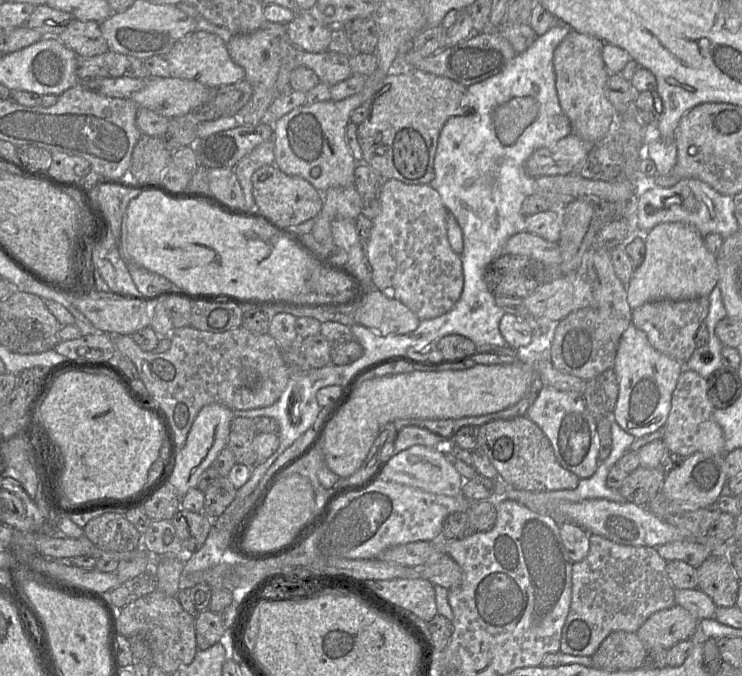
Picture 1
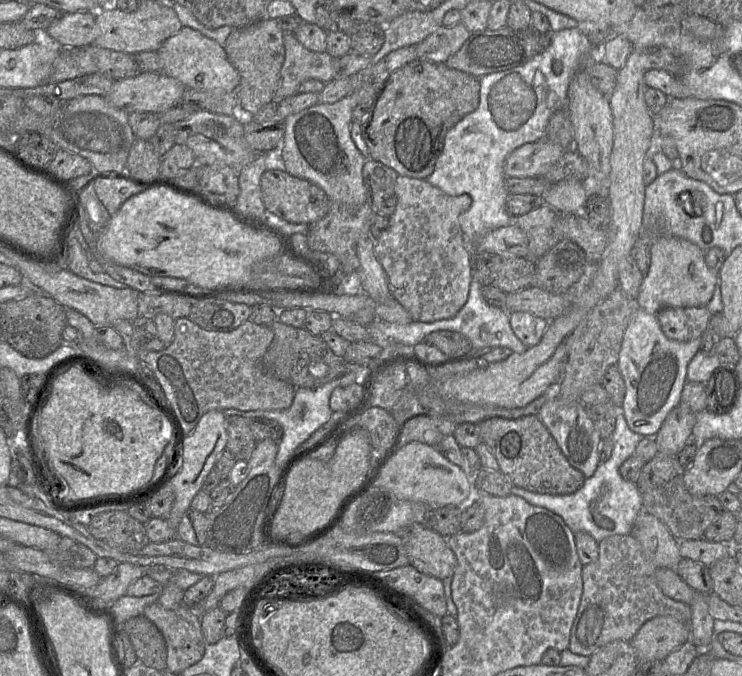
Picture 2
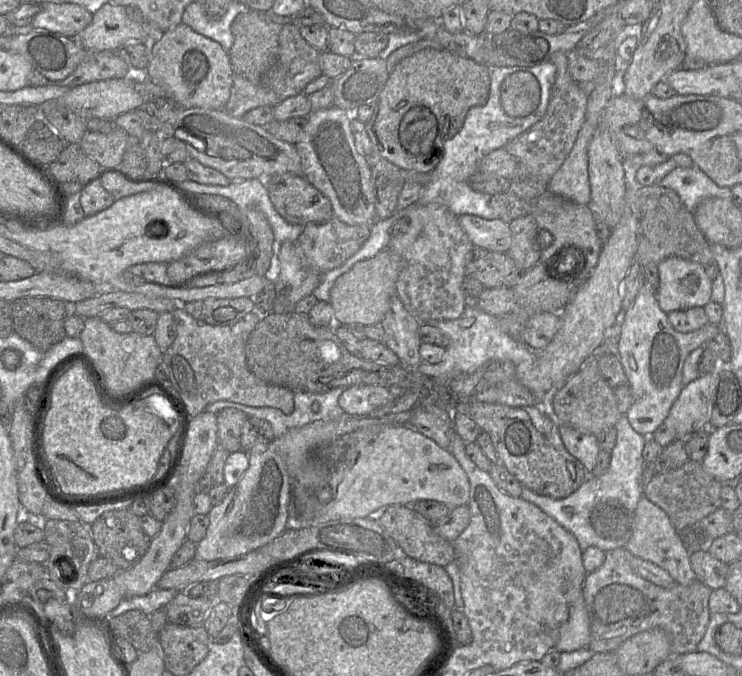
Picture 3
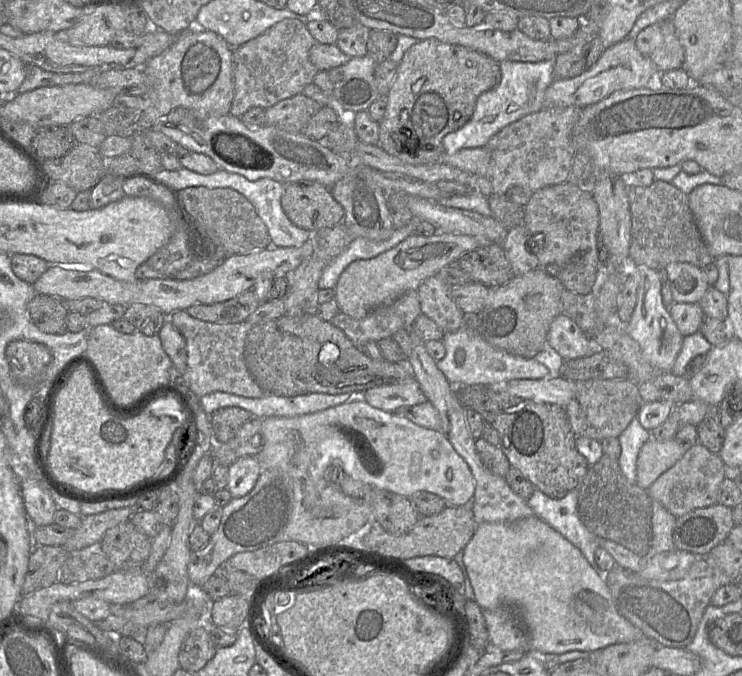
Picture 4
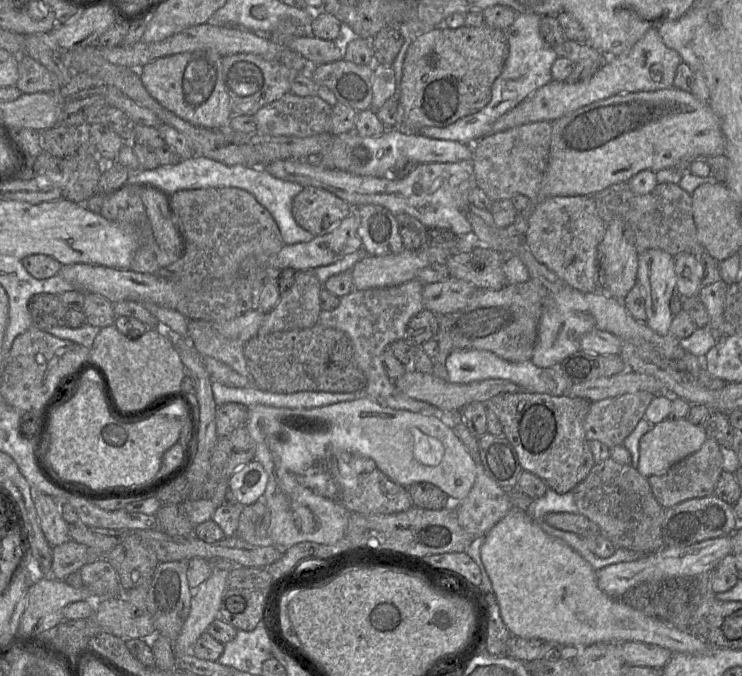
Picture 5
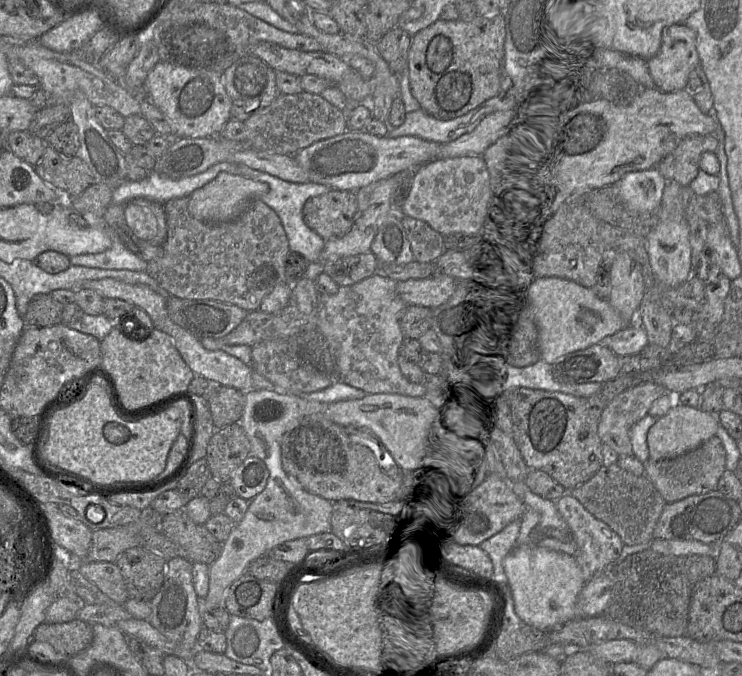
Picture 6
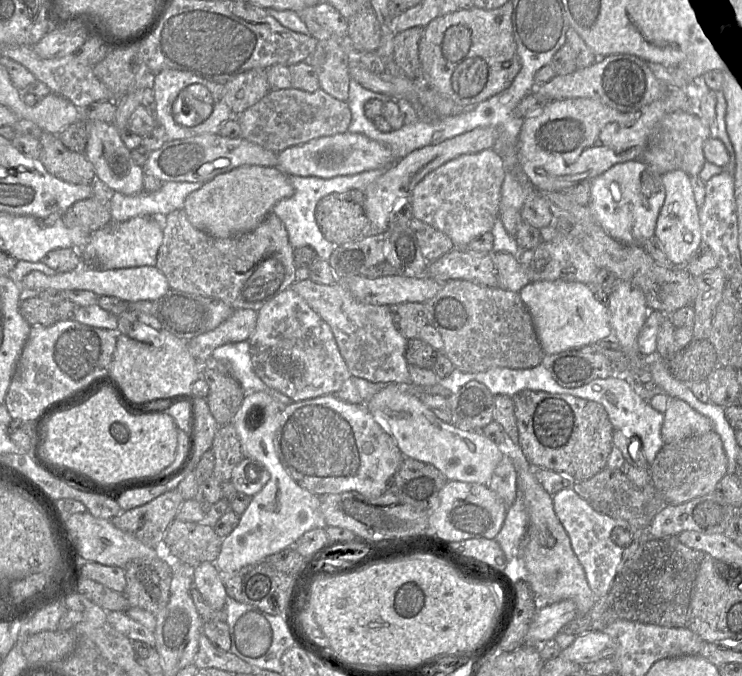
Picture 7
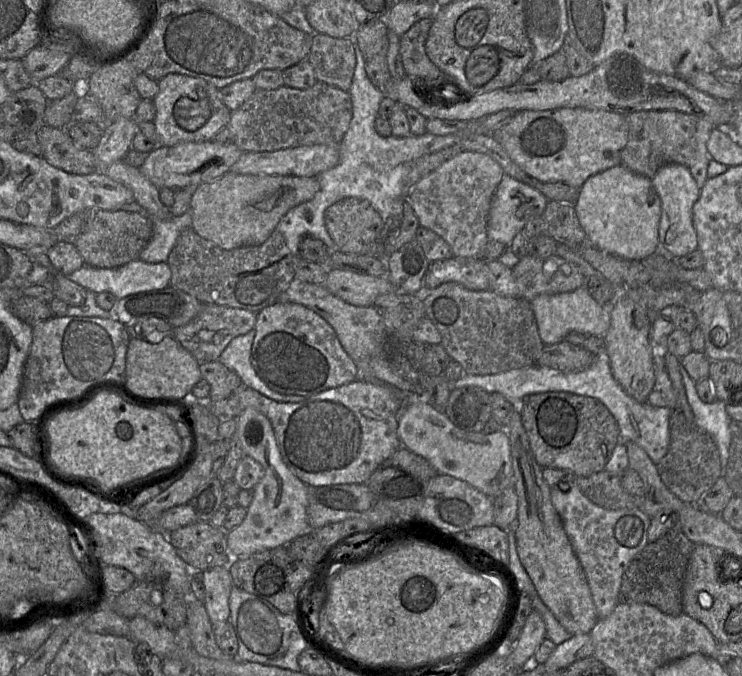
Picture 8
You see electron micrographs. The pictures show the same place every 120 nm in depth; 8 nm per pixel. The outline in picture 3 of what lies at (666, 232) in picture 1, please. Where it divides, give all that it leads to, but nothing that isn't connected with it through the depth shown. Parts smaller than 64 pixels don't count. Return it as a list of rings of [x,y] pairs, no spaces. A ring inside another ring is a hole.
[[[670,257],[657,264],[657,267],[659,286],[655,294],[659,307],[666,314],[674,310],[704,307],[711,301],[712,281],[705,273],[705,266],[679,257]]]

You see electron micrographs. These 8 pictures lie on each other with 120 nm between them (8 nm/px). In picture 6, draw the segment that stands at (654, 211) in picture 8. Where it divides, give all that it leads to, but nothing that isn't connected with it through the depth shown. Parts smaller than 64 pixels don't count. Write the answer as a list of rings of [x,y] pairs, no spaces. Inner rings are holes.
[[[656,167],[626,173],[617,183],[624,205],[636,213],[649,213],[660,206],[666,179]]]

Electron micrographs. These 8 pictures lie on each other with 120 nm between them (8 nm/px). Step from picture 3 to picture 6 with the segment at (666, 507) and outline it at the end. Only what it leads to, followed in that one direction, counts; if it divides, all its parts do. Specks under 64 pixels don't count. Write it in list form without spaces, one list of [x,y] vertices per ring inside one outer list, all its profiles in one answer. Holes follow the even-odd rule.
[[[713,436],[697,448],[661,460],[648,460],[645,475],[666,503],[674,503],[686,497],[706,494],[717,489],[719,479],[726,470],[726,451],[718,436]]]

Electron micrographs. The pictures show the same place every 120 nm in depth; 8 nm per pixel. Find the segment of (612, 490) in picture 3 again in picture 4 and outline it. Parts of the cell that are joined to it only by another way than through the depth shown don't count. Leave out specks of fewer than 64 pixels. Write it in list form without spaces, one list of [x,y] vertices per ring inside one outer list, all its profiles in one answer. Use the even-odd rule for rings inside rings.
[[[634,418],[629,426],[618,437],[621,454],[618,458],[619,467],[630,483],[637,483],[637,459],[642,446],[651,438],[638,418]],[[535,489],[527,500],[534,514],[549,524],[577,549],[589,564],[596,568],[594,554],[600,547],[598,536],[583,523],[578,512],[578,489],[573,489],[561,499],[553,499]]]

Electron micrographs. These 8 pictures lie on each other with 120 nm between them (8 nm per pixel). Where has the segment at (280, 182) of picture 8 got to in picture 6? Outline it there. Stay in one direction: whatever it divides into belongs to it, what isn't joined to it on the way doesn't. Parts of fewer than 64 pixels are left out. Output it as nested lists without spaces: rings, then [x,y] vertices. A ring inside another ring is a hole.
[[[221,172],[216,178],[203,187],[196,189],[188,197],[188,209],[195,219],[203,222],[227,222],[238,217],[249,201],[258,199],[268,191],[269,186],[267,183],[229,174],[227,172]]]

